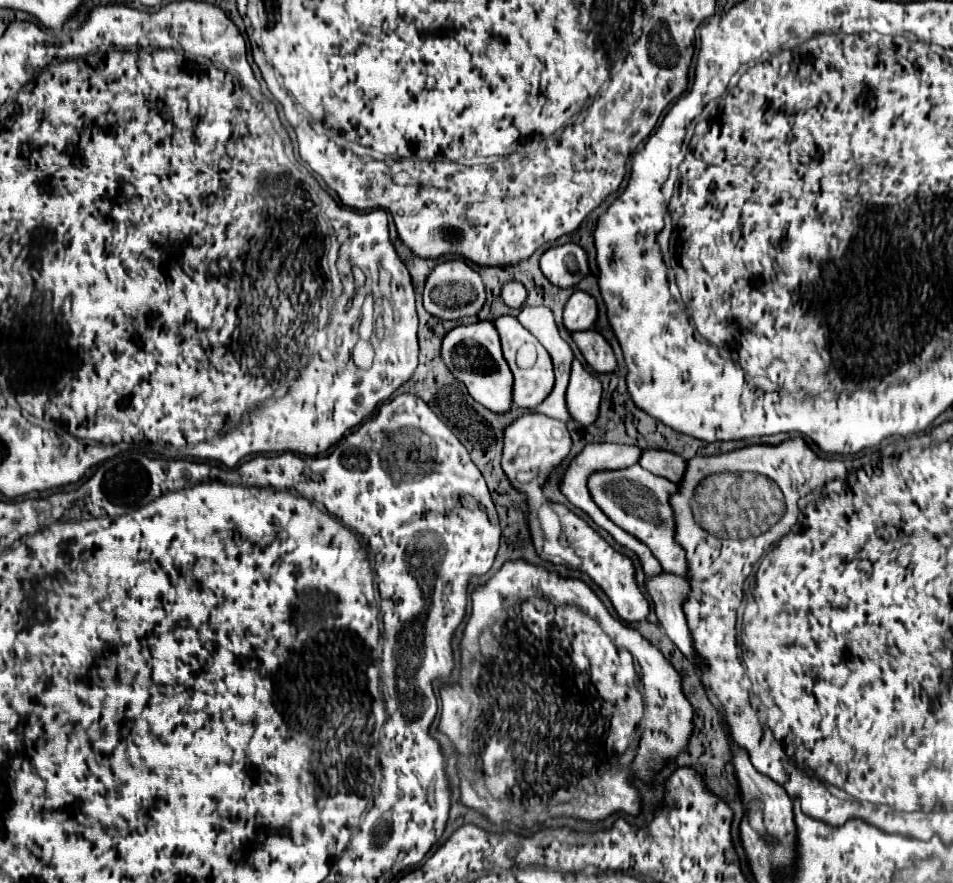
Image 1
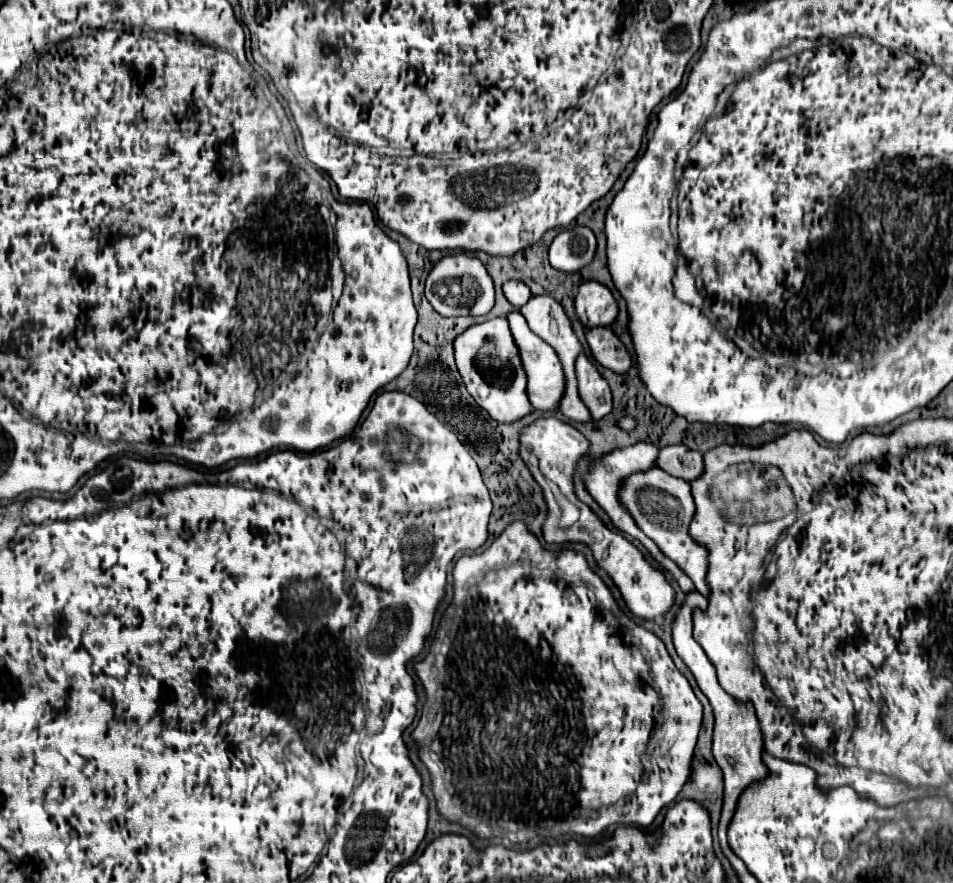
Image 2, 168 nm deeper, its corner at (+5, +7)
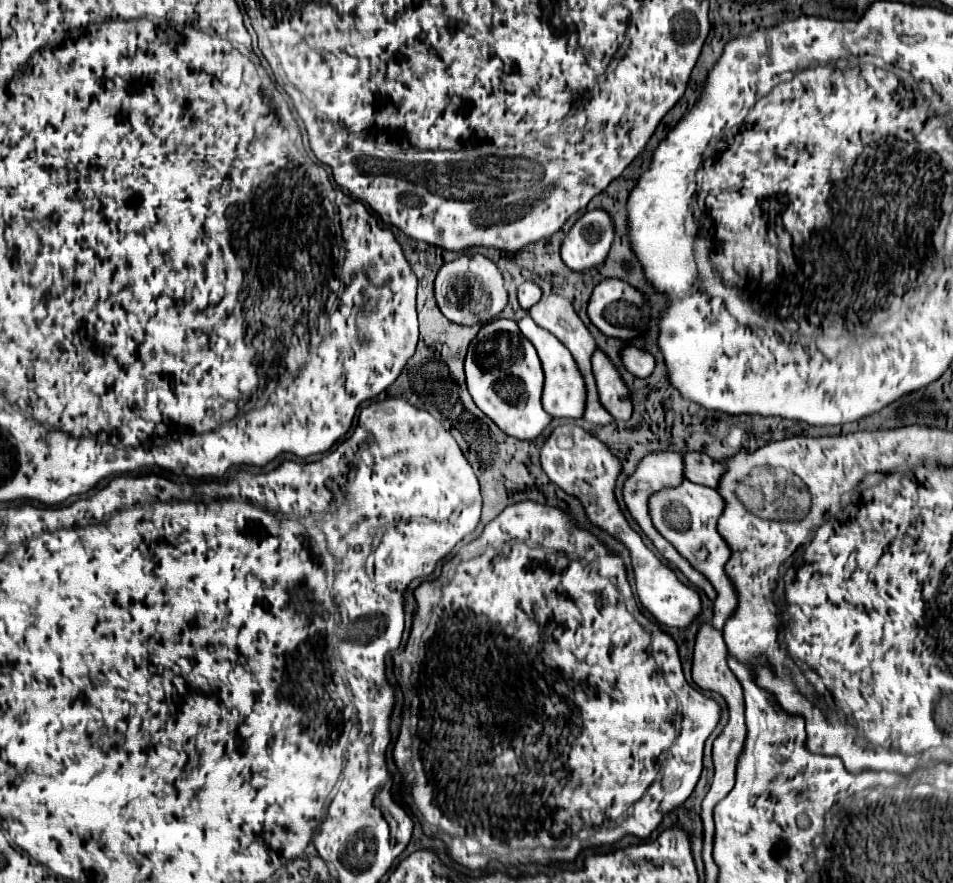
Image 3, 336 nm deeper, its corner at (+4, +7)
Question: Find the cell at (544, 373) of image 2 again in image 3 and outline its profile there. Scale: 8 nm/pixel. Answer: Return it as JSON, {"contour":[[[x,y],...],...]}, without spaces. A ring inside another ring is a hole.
{"contour":[[[523,317],[521,321],[517,321],[521,333],[533,343],[541,365],[543,365],[543,373],[545,373],[545,385],[543,385],[543,409],[551,415],[551,417],[567,417],[567,419],[579,419],[583,415],[583,405],[585,405],[585,385],[583,385],[583,377],[577,369],[577,363],[573,361],[571,353],[567,347],[561,345],[561,341],[557,337],[553,337],[549,331],[537,327],[533,323],[531,317]]]}

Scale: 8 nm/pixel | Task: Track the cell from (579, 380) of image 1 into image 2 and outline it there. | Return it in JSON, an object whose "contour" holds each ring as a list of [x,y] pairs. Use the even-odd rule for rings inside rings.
{"contour":[[[580,355],[576,359],[576,373],[580,397],[590,409],[592,417],[594,419],[606,417],[612,411],[612,391],[608,381],[600,375],[596,365],[586,355]]]}

